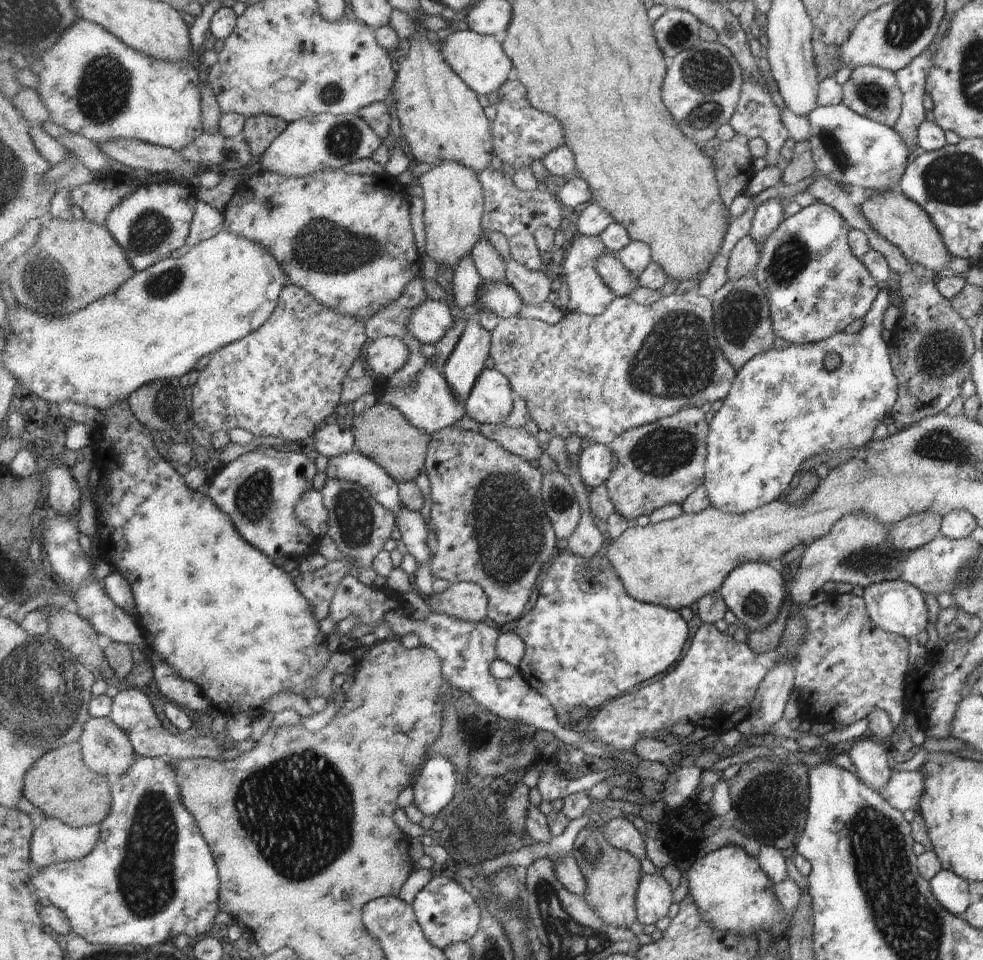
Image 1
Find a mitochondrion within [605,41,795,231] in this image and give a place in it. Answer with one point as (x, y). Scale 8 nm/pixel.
(708, 74)

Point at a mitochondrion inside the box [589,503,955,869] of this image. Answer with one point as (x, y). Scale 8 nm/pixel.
(872, 559)

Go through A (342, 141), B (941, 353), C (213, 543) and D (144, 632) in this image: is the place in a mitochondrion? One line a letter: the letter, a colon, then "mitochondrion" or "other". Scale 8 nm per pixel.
A: mitochondrion
B: mitochondrion
C: other
D: other

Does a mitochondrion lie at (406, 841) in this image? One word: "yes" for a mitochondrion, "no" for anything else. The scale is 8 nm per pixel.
no

